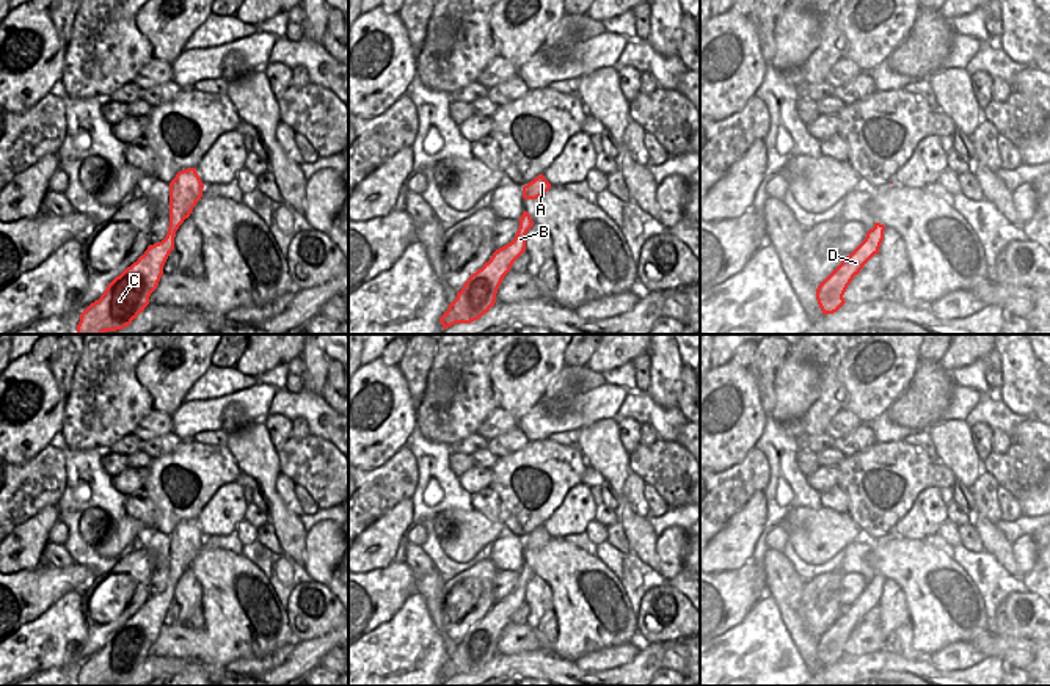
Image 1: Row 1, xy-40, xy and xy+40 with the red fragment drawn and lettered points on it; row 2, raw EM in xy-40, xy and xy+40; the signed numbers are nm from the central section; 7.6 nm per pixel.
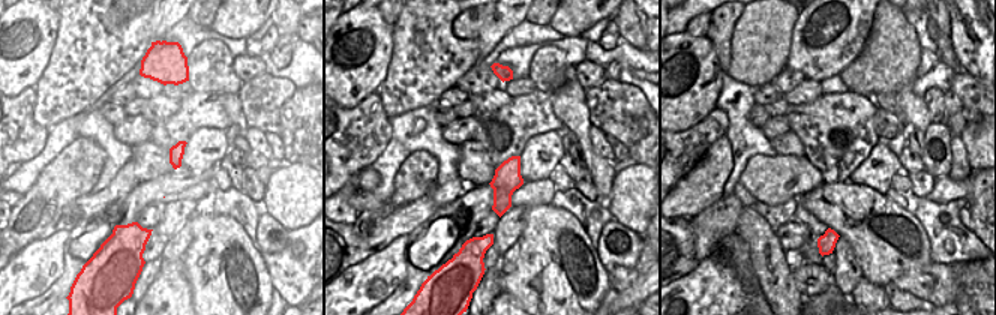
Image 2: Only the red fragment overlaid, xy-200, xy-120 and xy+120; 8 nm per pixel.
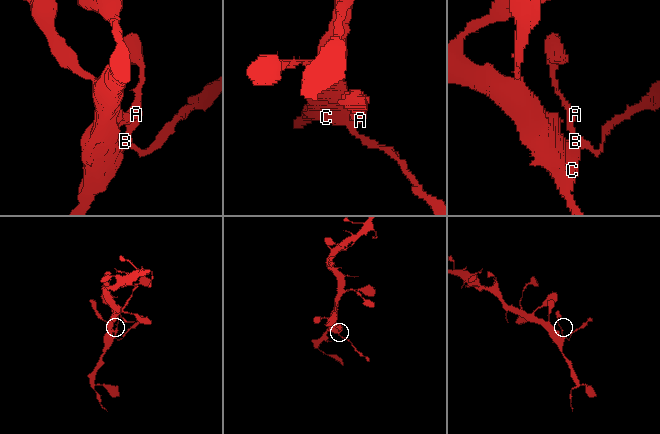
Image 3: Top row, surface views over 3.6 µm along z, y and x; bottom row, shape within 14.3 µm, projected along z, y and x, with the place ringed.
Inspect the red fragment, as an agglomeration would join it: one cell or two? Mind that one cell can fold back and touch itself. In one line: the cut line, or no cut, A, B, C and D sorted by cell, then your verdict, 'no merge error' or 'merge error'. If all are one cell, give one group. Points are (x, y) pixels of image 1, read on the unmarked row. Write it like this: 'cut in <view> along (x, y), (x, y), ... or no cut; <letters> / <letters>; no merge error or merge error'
cut in xy along (520, 576), (529, 580); A / B C D; merge error

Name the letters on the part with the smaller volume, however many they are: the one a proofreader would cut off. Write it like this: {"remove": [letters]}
{"remove": ["A"]}

